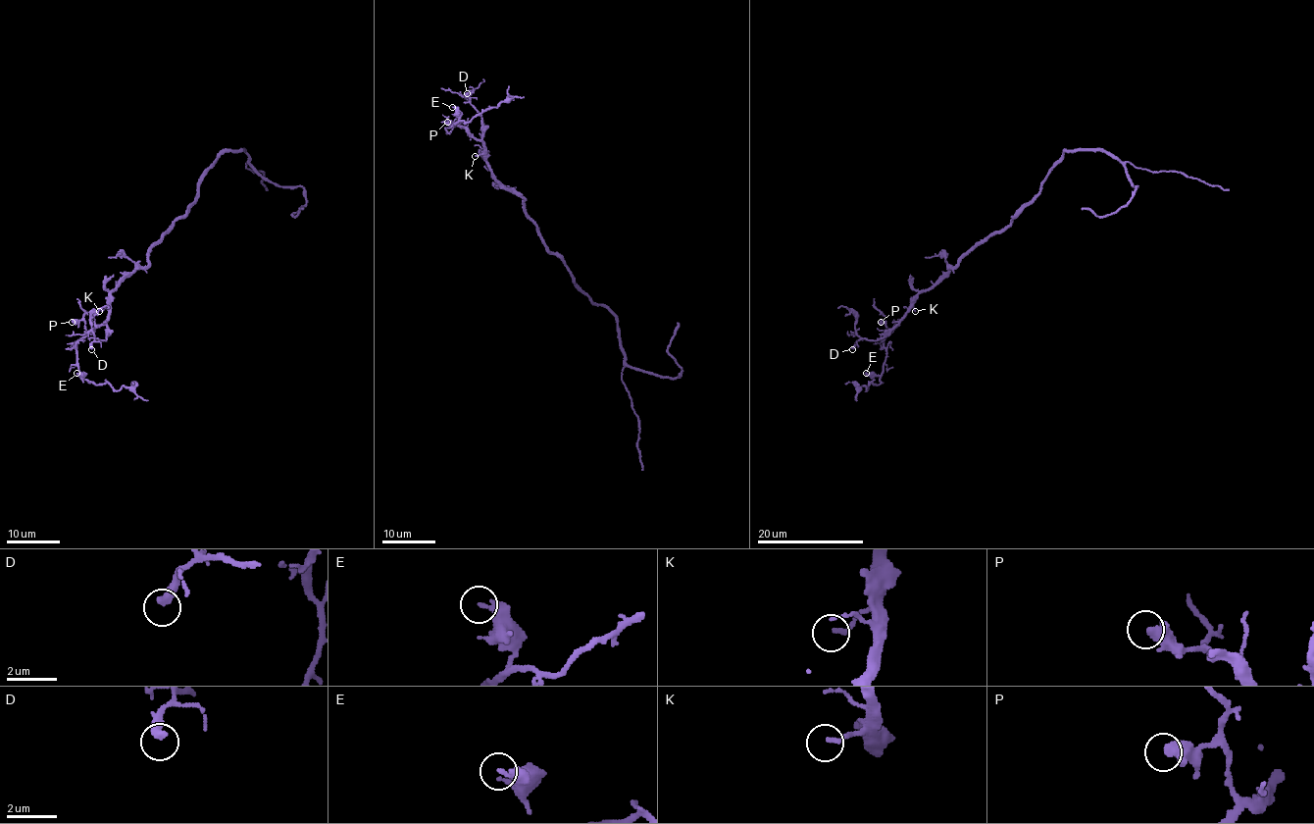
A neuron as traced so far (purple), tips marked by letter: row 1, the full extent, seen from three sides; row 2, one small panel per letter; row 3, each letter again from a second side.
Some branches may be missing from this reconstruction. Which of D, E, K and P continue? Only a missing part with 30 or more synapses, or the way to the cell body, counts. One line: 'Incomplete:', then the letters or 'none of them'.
Incomplete: D

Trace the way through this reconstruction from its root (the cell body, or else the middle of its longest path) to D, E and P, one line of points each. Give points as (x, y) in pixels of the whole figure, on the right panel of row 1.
D: (1005, 226), (982, 239), (955, 267), (930, 288), (923, 289), (910, 311), (884, 337), (860, 338), (852, 349)
E: (1005, 226), (982, 239), (955, 267), (918, 294), (914, 305), (884, 335), (884, 372), (866, 373)
P: (1005, 226), (982, 239), (955, 267), (930, 288), (923, 289), (897, 324), (887, 331), (885, 322), (881, 322)

